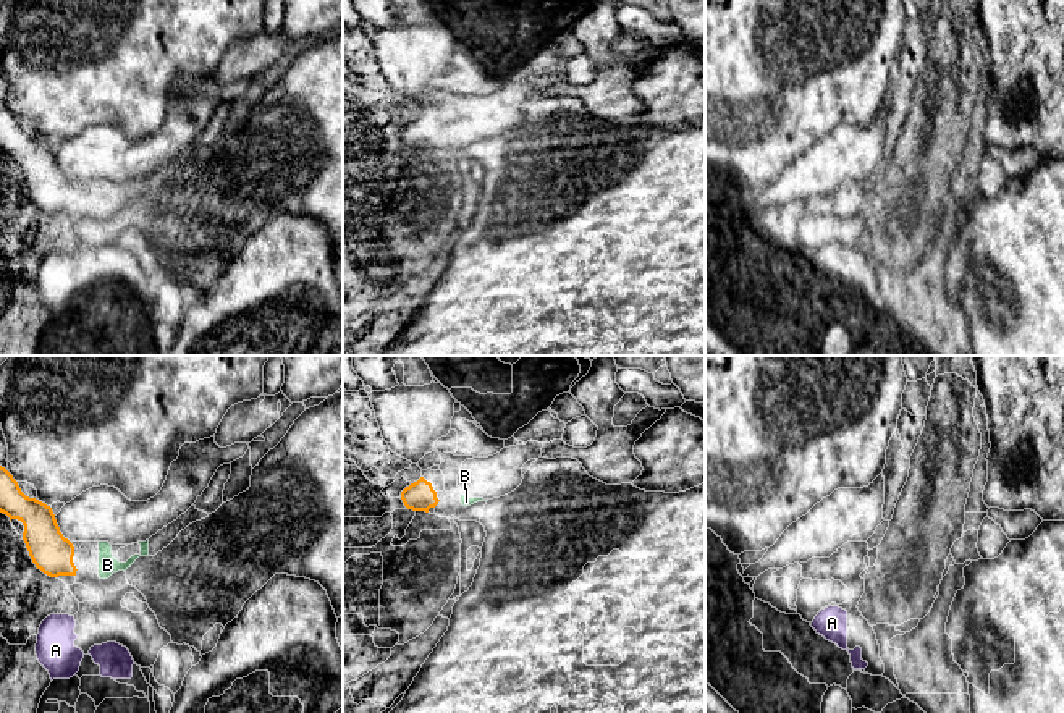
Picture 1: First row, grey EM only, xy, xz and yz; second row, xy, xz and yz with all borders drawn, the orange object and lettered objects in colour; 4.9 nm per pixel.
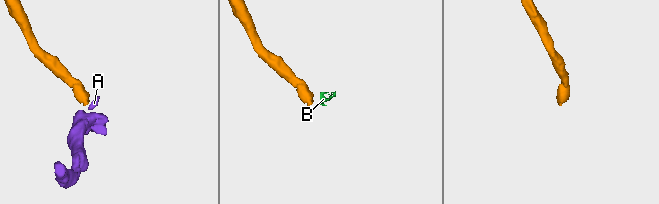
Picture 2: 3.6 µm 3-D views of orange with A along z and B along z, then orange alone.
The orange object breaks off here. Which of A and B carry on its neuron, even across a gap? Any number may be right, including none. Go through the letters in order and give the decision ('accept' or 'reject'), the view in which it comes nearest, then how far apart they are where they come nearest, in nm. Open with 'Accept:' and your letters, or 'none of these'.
Accept: B
A: reject; nearest in xy; 190 nm apart
B: accept; nearest in xy; 110 nm apart

